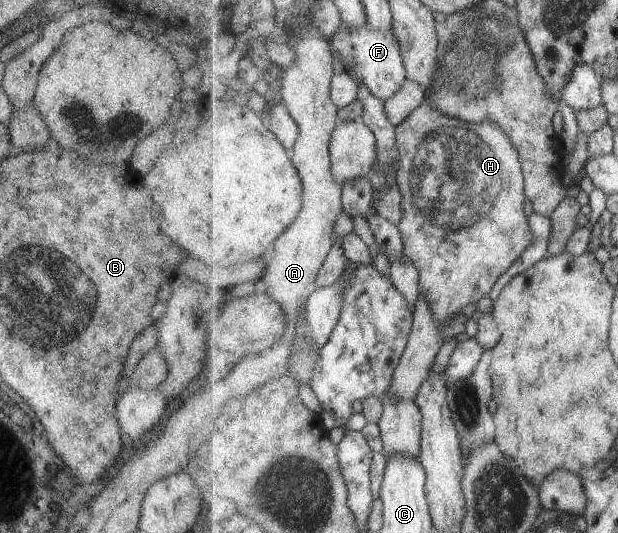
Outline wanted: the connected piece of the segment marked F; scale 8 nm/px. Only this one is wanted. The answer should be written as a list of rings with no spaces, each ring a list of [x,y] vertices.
[[[366,25],[354,33],[340,27],[332,39],[334,50],[341,55],[346,71],[358,76],[372,93],[382,101],[389,100],[407,80],[407,71],[394,29],[390,32],[373,30]]]

